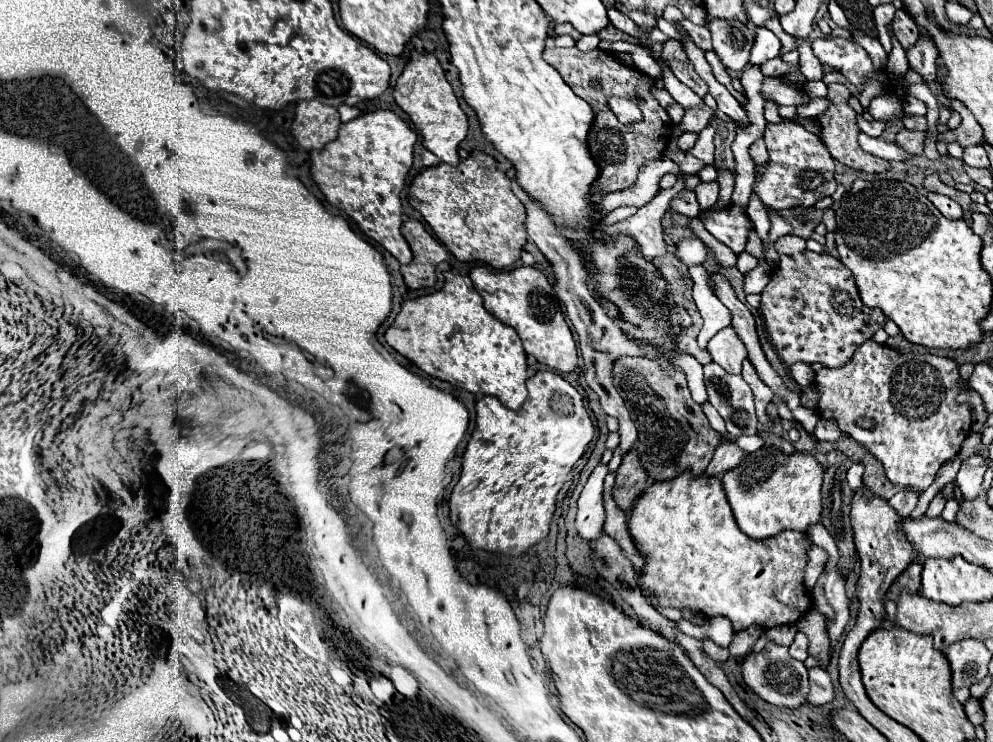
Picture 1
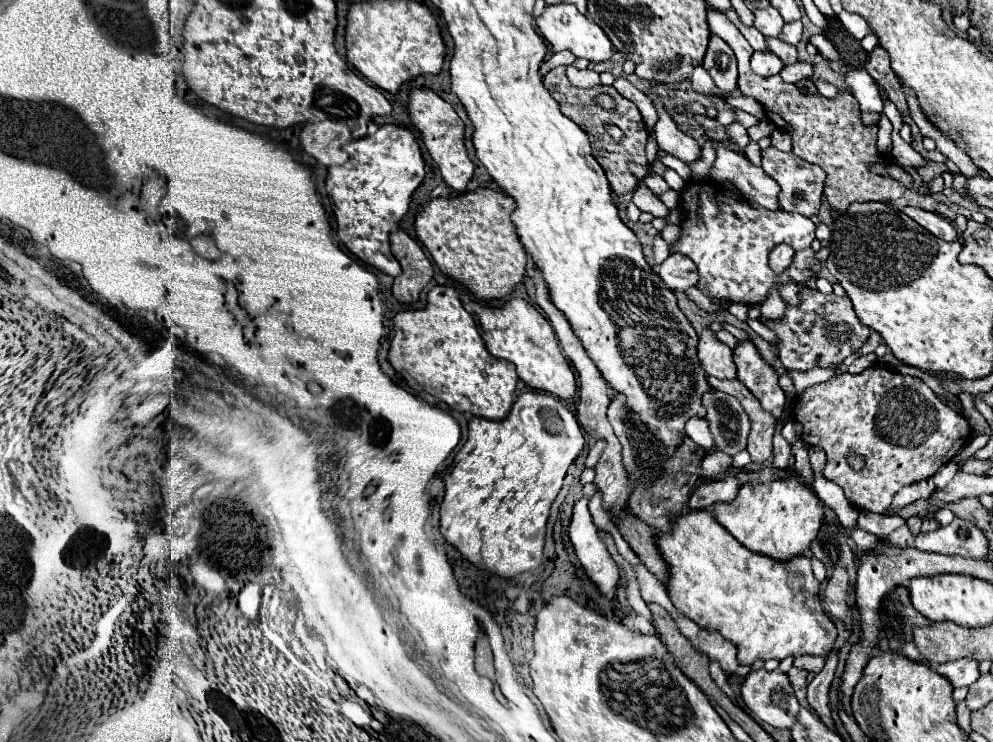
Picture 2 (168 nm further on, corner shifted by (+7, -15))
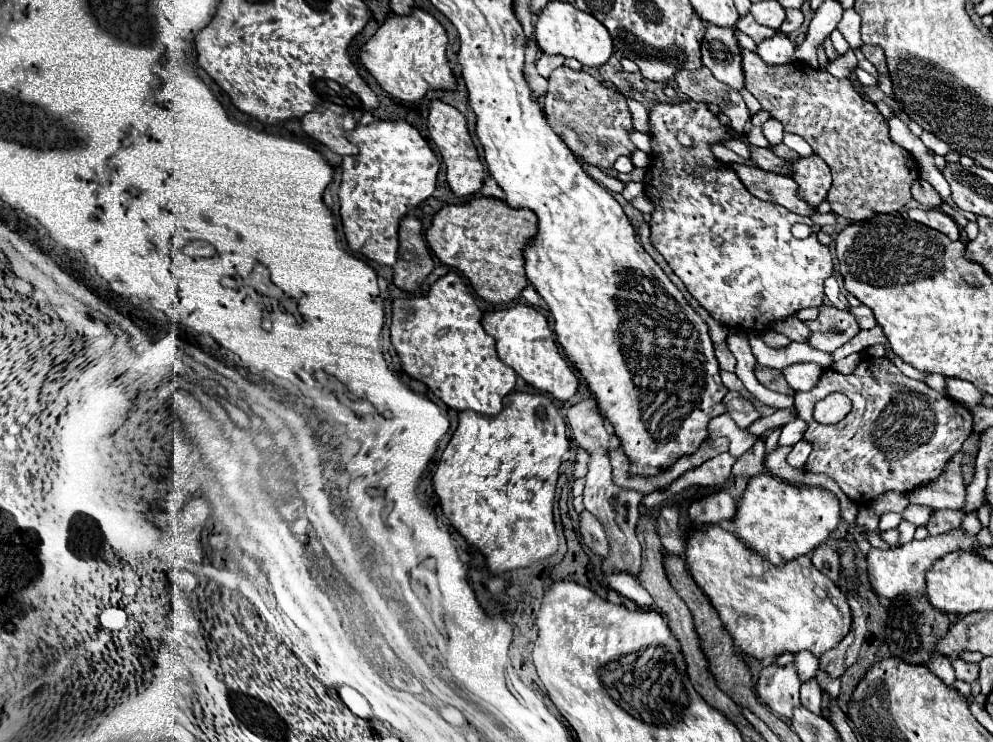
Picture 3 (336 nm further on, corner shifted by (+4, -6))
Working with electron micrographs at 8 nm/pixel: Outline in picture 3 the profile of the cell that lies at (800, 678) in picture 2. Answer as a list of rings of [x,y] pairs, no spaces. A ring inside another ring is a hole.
[[[817,680],[805,682],[801,686],[801,704],[811,712],[821,714],[821,688],[819,688]]]

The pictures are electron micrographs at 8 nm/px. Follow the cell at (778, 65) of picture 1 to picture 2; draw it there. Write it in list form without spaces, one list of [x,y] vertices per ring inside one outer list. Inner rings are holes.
[[[708,7],[708,25],[710,33],[722,37],[738,59],[738,87],[744,95],[754,97],[760,101],[766,109],[766,115],[782,131],[790,133],[792,137],[792,149],[794,155],[822,167],[826,171],[826,183],[824,183],[824,195],[828,197],[830,205],[836,211],[846,211],[850,203],[854,201],[894,201],[902,197],[904,185],[894,181],[886,175],[874,175],[868,165],[874,161],[880,161],[880,153],[876,151],[876,133],[878,125],[864,127],[860,123],[858,103],[850,95],[850,91],[840,91],[838,97],[826,99],[822,95],[806,95],[796,89],[796,85],[790,85],[782,81],[780,75],[776,77],[760,77],[750,69],[750,57],[754,49],[744,39],[744,35],[732,25],[732,21],[722,11],[712,11]]]

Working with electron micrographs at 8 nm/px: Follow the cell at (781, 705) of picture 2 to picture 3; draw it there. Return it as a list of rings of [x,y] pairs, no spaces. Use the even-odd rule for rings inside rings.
[[[771,664],[761,670],[759,682],[757,682],[757,696],[775,714],[791,718],[793,708],[801,706],[799,688],[801,688],[801,680],[793,664],[789,666]]]

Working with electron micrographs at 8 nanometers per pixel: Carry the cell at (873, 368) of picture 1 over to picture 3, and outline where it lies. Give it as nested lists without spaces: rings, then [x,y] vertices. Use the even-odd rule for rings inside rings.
[[[873,356],[863,358],[849,376],[825,370],[811,390],[795,394],[795,408],[799,418],[807,422],[803,440],[813,446],[805,470],[829,474],[859,504],[871,502],[889,490],[907,494],[939,478],[973,432],[973,416],[967,408],[957,408],[957,402],[947,394],[903,376],[887,358]],[[833,392],[845,394],[853,408],[835,426],[823,426],[815,422],[813,406]]]

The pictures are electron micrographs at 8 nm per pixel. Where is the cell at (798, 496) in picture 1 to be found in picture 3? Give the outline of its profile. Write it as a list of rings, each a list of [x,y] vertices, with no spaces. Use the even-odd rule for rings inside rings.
[[[769,472],[749,480],[747,490],[737,506],[737,516],[727,522],[727,530],[751,546],[771,564],[785,564],[799,556],[811,554],[839,526],[841,510],[835,494],[821,488],[799,488]]]

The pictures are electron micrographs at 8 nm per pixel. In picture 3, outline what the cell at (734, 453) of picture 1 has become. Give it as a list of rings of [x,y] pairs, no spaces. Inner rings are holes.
[[[721,490],[717,494],[711,494],[703,500],[697,500],[689,506],[689,516],[691,520],[699,524],[721,524],[729,522],[735,516],[735,500],[731,498],[729,492]]]

